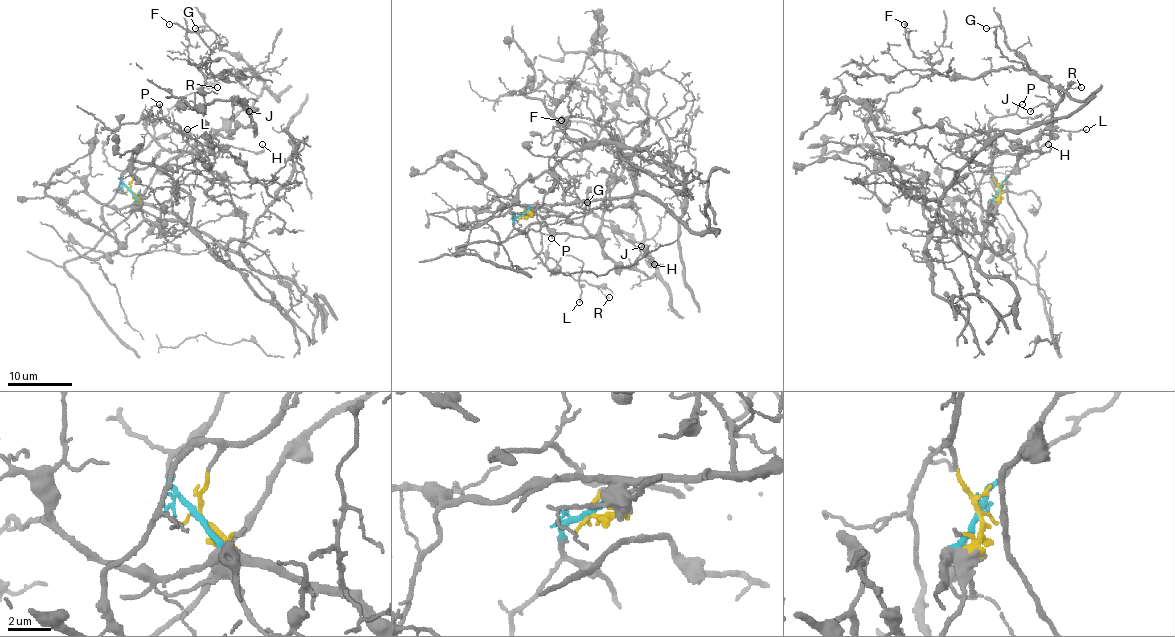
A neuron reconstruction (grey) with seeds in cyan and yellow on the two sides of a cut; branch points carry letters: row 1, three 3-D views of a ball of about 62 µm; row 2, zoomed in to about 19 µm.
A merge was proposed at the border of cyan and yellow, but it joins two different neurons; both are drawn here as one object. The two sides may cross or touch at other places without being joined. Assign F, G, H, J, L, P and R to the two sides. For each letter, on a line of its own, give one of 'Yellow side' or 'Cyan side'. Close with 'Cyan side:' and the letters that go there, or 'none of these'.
F: Yellow side
G: Yellow side
H: Yellow side
J: Yellow side
L: Cyan side
P: Yellow side
R: Cyan side
Cyan side: L, R

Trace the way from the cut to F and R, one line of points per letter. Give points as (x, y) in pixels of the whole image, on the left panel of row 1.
F: (129, 189), (161, 150), (200, 154), (263, 88), (250, 67), (243, 78), (206, 77), (208, 46), (169, 23)
R: (129, 189), (121, 179), (121, 173), (153, 138), (153, 125), (195, 89), (218, 88)

